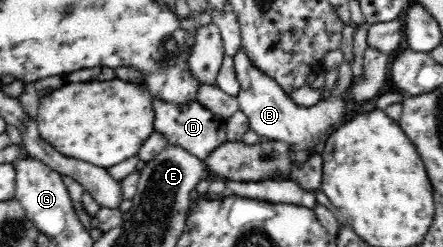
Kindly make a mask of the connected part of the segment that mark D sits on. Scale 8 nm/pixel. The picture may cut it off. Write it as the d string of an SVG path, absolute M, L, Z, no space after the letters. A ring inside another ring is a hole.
M152 96L151 98L155 111L154 129L166 137L168 146L181 146L199 160L204 161L218 146L227 142L227 120L223 116L213 114L196 101L186 106L170 104Z

